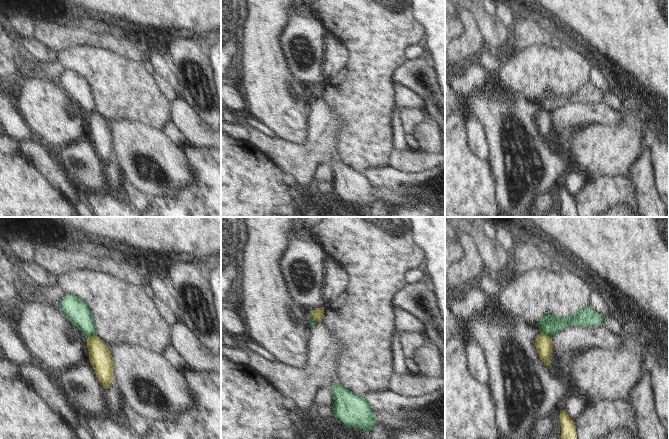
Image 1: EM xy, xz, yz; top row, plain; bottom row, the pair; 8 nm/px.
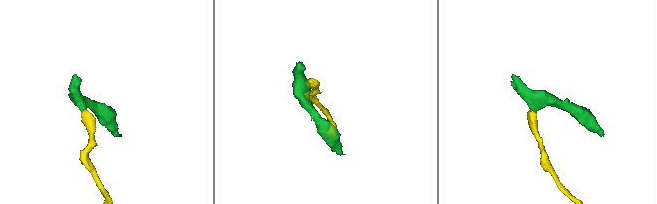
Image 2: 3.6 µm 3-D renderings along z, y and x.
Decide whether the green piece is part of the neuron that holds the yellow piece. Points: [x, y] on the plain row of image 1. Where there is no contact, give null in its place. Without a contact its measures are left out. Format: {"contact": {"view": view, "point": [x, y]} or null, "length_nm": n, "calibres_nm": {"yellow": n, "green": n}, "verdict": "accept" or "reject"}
{"contact": {"view": "xz", "point": [312, 93]}, "length_nm": 120, "calibres_nm": {"yellow": 90, "green": 60}, "verdict": "reject"}

